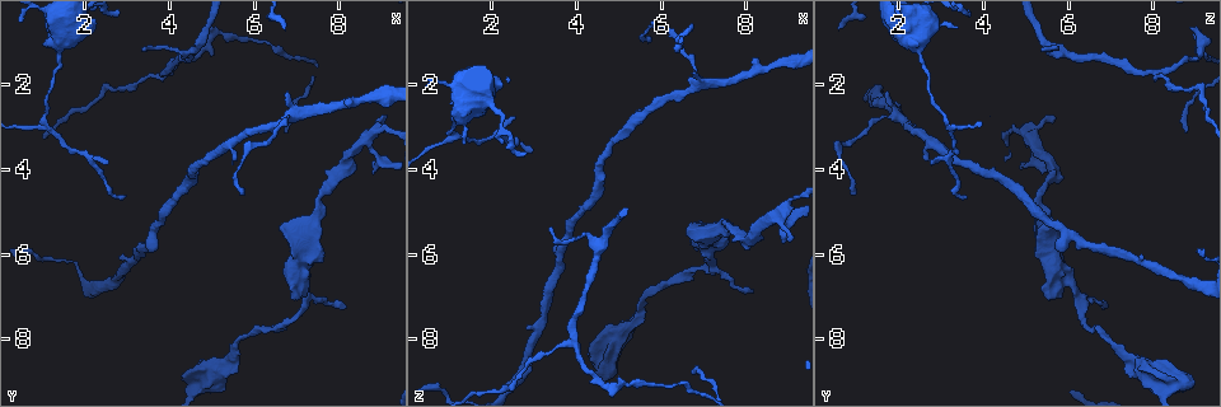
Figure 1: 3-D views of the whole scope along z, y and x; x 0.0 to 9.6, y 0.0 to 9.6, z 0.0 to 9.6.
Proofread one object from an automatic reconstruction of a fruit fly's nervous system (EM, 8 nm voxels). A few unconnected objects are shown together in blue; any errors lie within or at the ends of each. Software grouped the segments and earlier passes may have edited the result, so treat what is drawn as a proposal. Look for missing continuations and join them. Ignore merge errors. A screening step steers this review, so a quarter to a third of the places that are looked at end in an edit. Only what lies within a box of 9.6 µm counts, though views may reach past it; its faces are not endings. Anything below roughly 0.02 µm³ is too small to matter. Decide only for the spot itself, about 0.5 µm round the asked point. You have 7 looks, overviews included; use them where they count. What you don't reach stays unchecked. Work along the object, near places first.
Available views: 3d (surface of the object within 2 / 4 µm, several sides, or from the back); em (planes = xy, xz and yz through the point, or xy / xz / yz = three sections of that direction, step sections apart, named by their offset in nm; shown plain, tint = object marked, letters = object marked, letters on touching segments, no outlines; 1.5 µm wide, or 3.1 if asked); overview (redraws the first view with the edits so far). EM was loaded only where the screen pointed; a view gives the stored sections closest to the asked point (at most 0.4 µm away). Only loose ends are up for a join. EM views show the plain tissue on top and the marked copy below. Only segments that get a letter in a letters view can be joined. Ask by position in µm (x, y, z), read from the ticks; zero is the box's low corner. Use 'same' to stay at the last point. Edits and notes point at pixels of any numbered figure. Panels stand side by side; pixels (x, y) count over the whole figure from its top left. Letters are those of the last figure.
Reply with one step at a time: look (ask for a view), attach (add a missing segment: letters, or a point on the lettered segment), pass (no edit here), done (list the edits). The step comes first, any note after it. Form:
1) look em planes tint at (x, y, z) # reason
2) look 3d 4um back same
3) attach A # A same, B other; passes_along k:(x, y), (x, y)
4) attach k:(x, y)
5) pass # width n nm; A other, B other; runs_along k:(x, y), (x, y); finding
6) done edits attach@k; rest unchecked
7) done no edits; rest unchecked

look em planes letters at (8.20, 7.25, 6.85) # tapers out

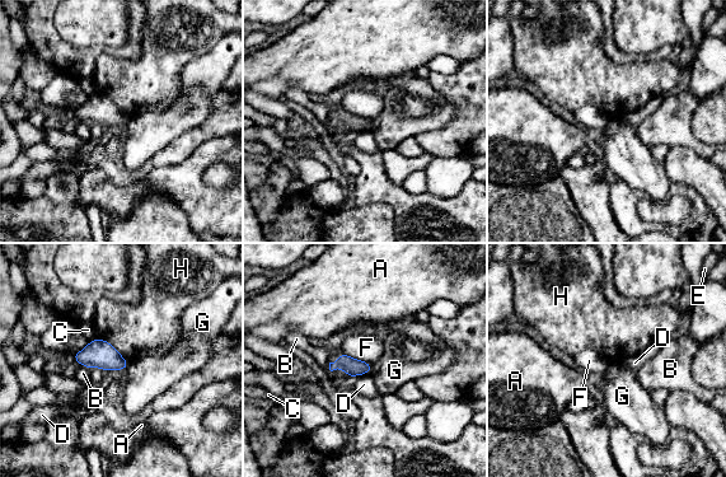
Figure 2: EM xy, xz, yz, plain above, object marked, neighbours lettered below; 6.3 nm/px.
pass # width 110 nm; A other, B other, C other, D other, E other, F other, G other, H other; border 2:(373, 364), (370, 373); no lettered segment goes on from it

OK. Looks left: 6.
look em 3.1um yz step 8 tint at (2.90, 4.65, 3.65) # an open end

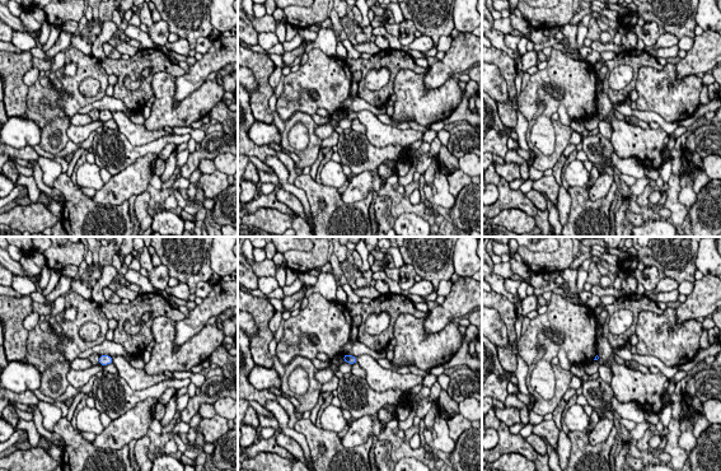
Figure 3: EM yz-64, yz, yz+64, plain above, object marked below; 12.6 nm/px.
look em 3.1um planes letters same # another direction

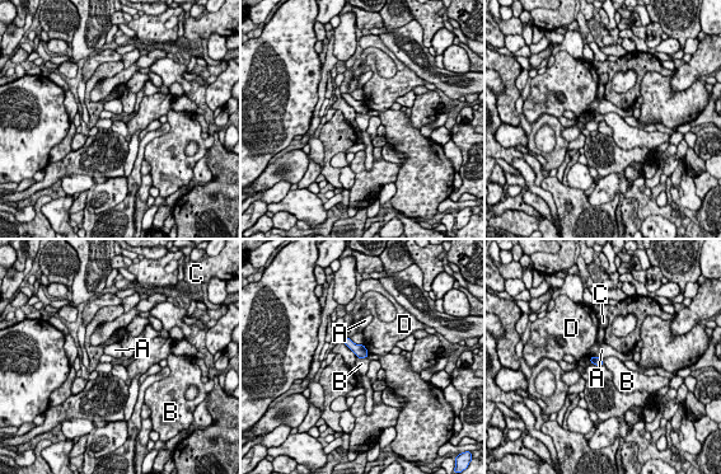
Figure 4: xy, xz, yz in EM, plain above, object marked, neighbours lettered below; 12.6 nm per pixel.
pass # width 120 nm; longest_contact A 170 nm; A other, B other, C other, D other; none of them fits

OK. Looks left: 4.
look em yz step 8 tint at (8.85, 3.95, 5.70)

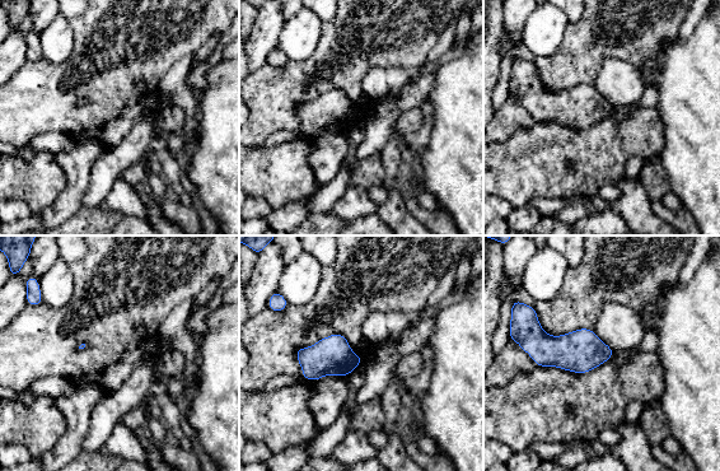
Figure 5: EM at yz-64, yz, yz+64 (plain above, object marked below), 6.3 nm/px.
look em planes letters same # cut it another way

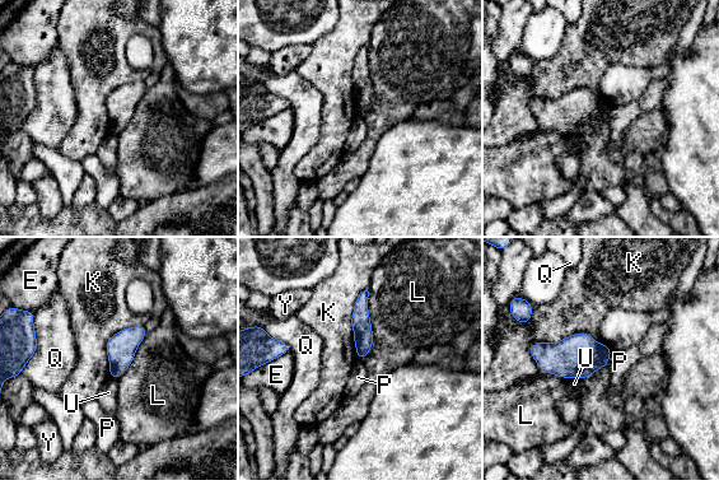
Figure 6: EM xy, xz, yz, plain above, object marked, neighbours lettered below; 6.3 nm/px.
pass # width 130 nm; E other, K other, L other, P other, Q other, U other, Y other; runs_along 6:(364, 296), (359, 354); no lettered segment goes on from it

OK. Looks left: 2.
done no edits; rest unchecked

